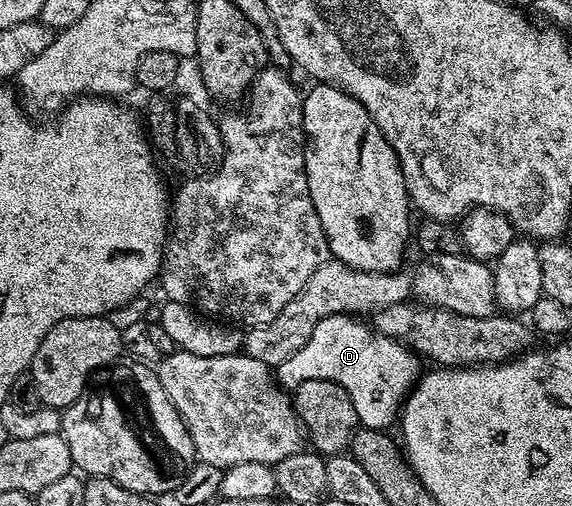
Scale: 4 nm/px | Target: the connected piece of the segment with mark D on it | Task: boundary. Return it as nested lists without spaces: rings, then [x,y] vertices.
[[[336,313],[327,319],[319,319],[315,323],[315,331],[311,331],[311,339],[291,355],[281,365],[276,366],[275,377],[286,390],[292,391],[297,388],[299,383],[307,379],[327,379],[339,383],[347,395],[351,395],[351,403],[355,407],[355,415],[358,422],[366,429],[388,430],[389,424],[398,420],[401,412],[401,406],[405,403],[405,398],[413,392],[413,386],[417,384],[422,376],[423,364],[422,358],[413,350],[408,349],[406,345],[399,341],[392,341],[389,337],[384,337],[376,329],[365,325],[364,320],[348,313]]]

